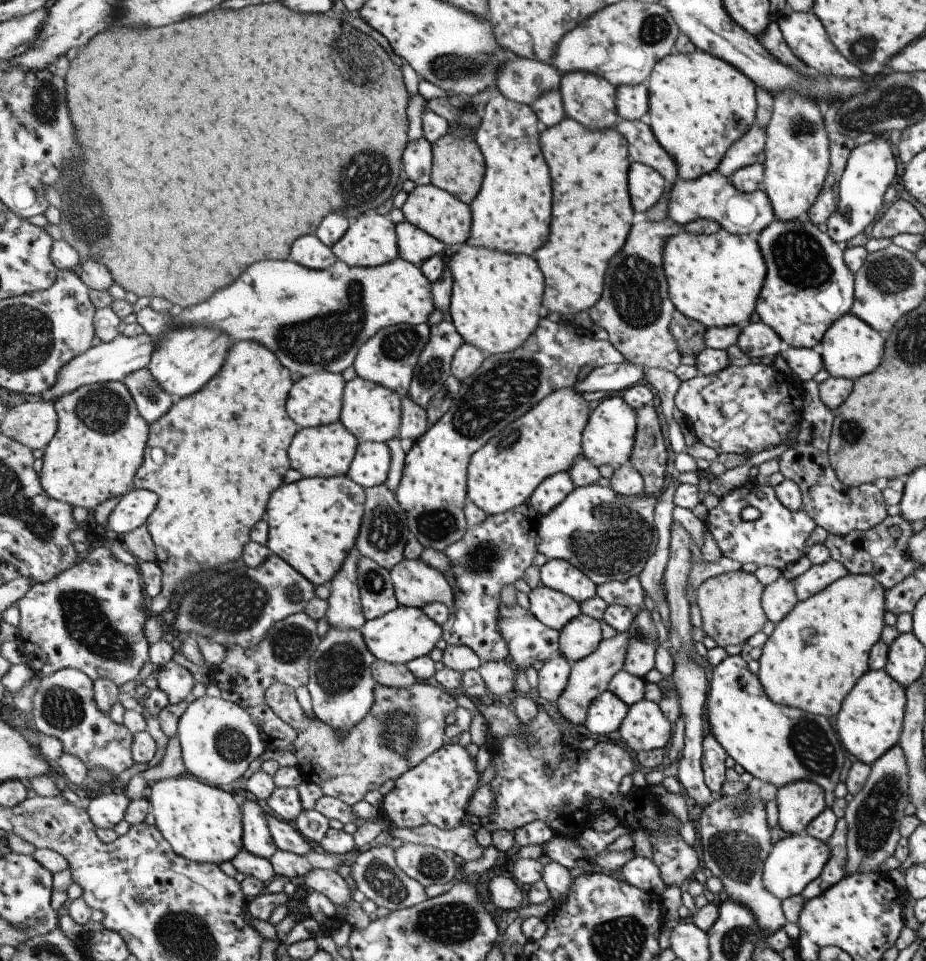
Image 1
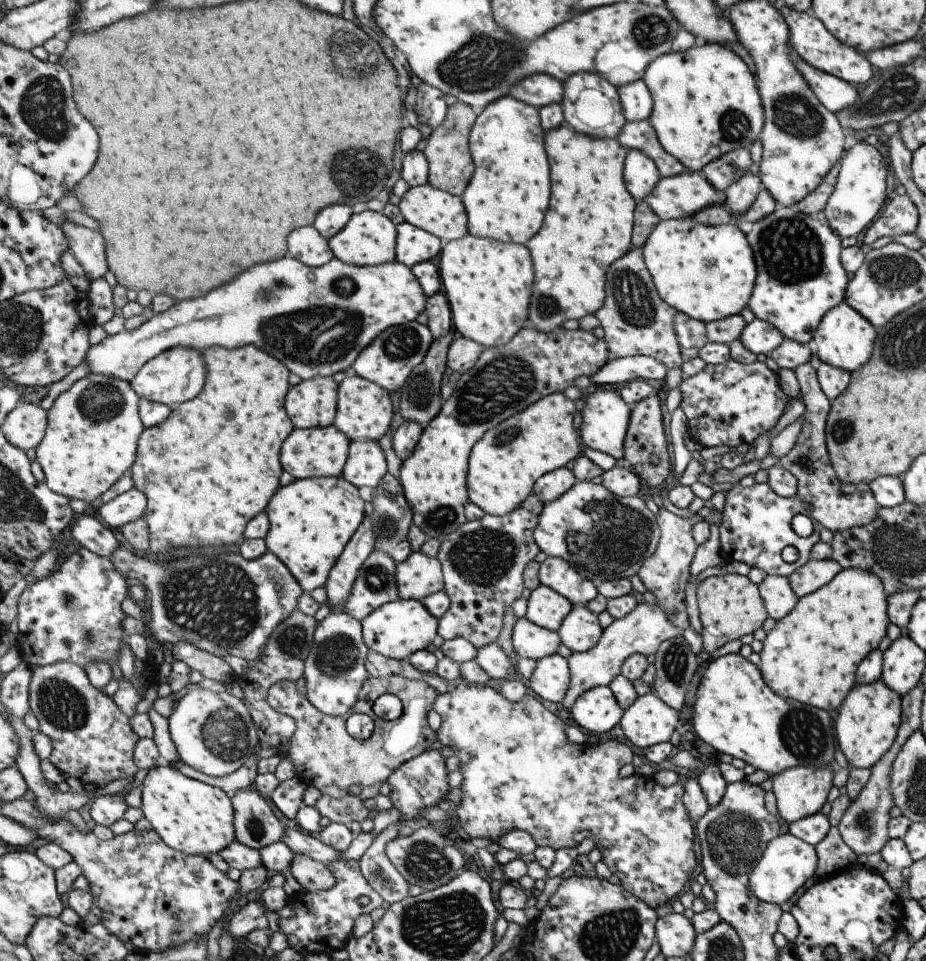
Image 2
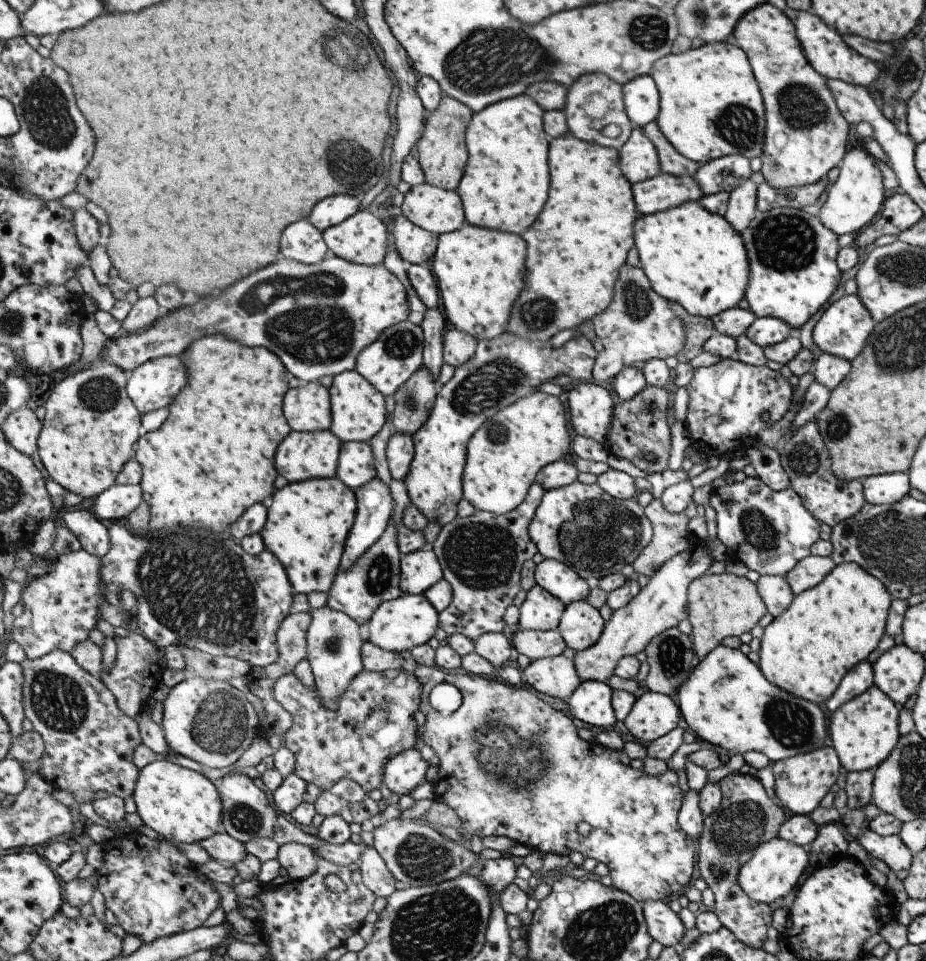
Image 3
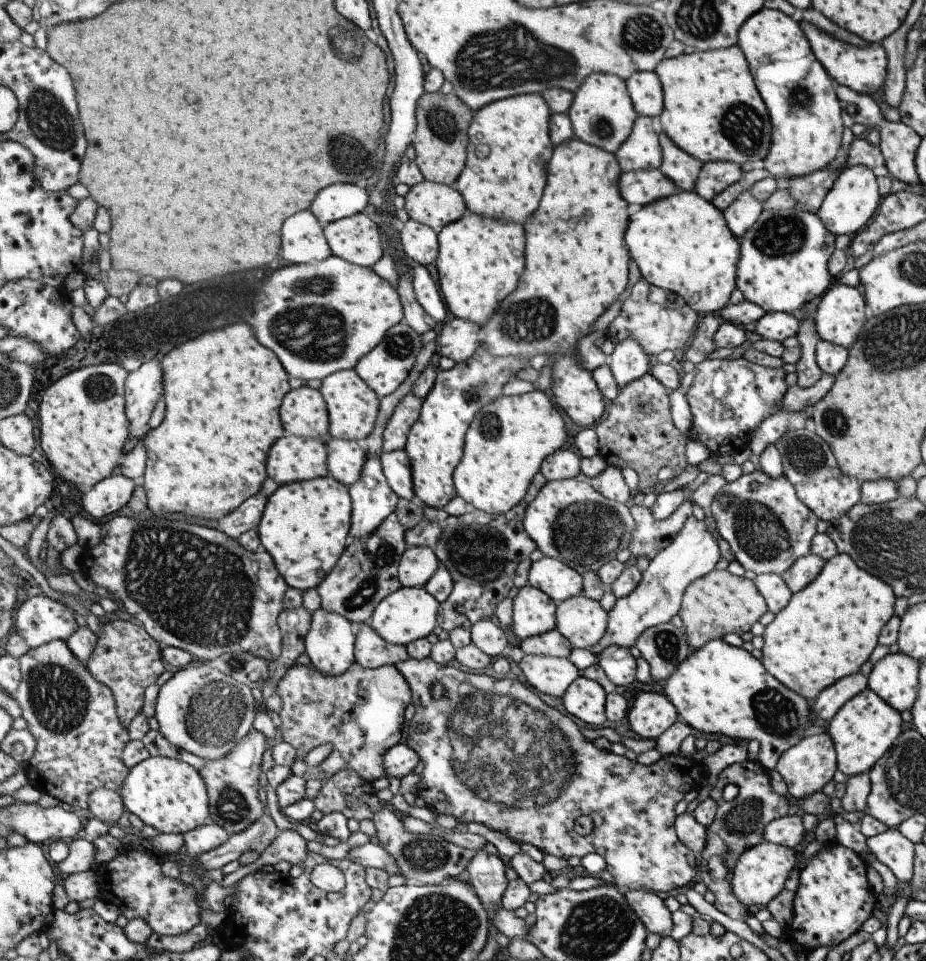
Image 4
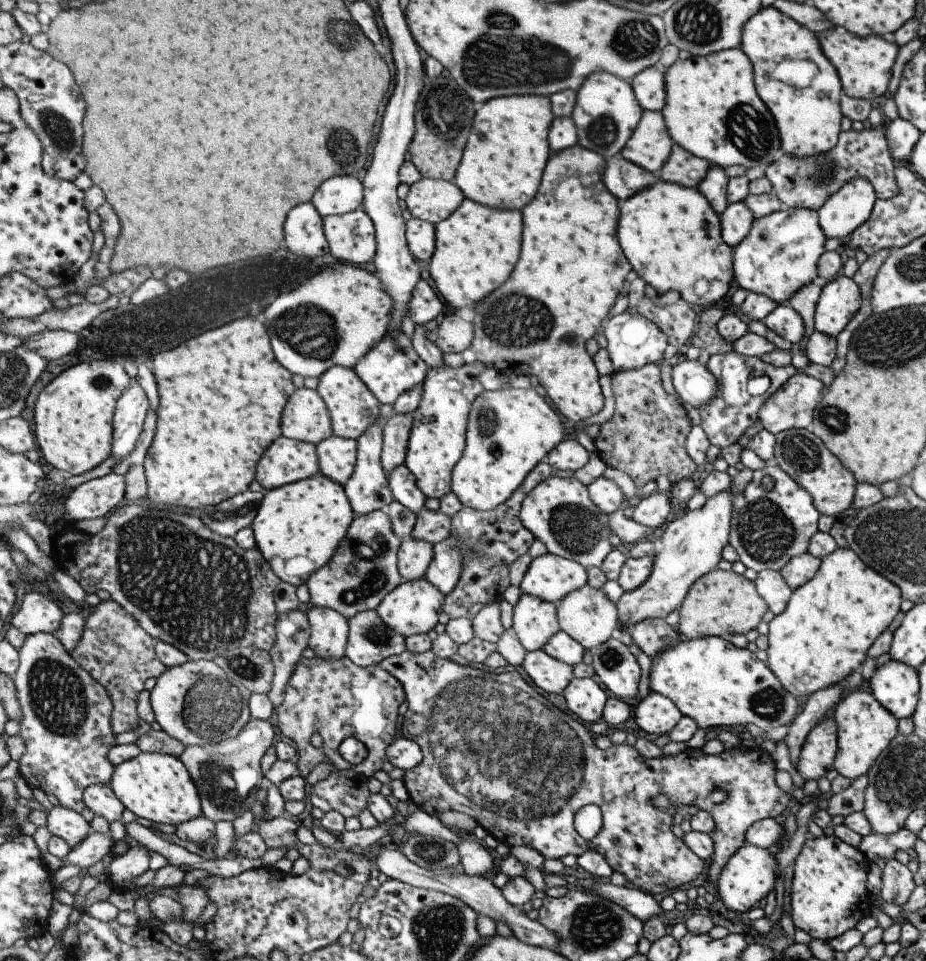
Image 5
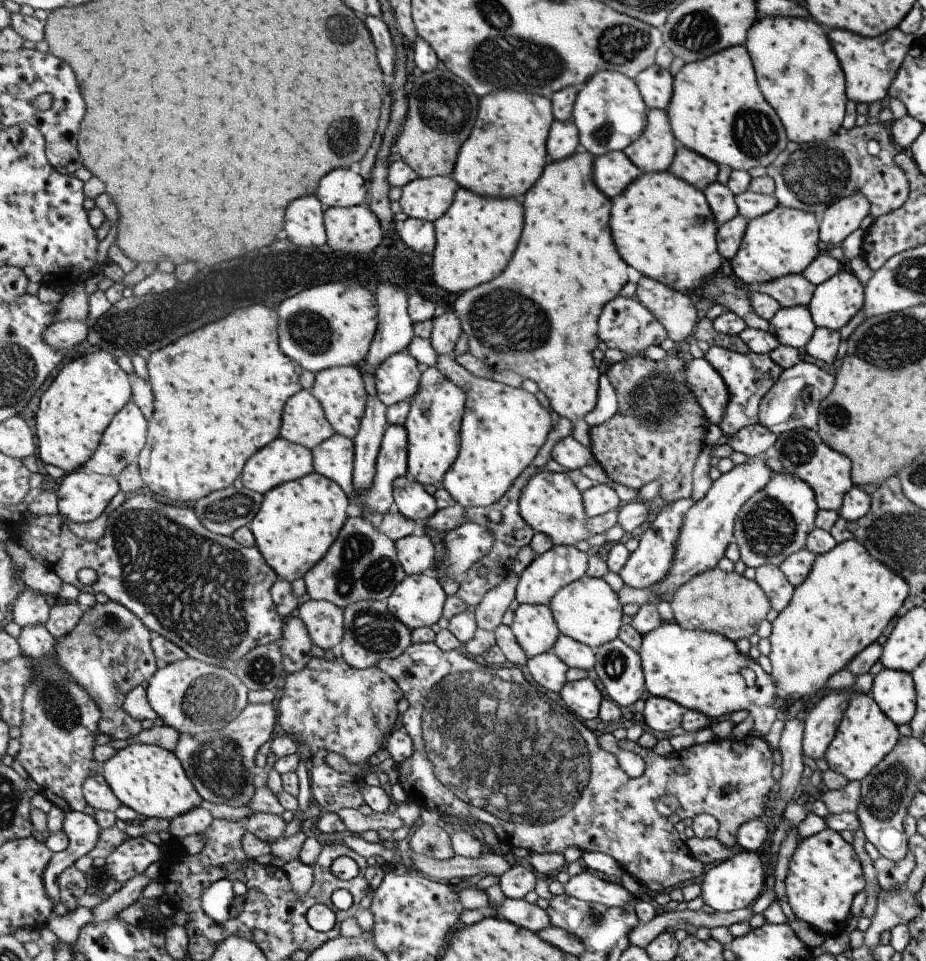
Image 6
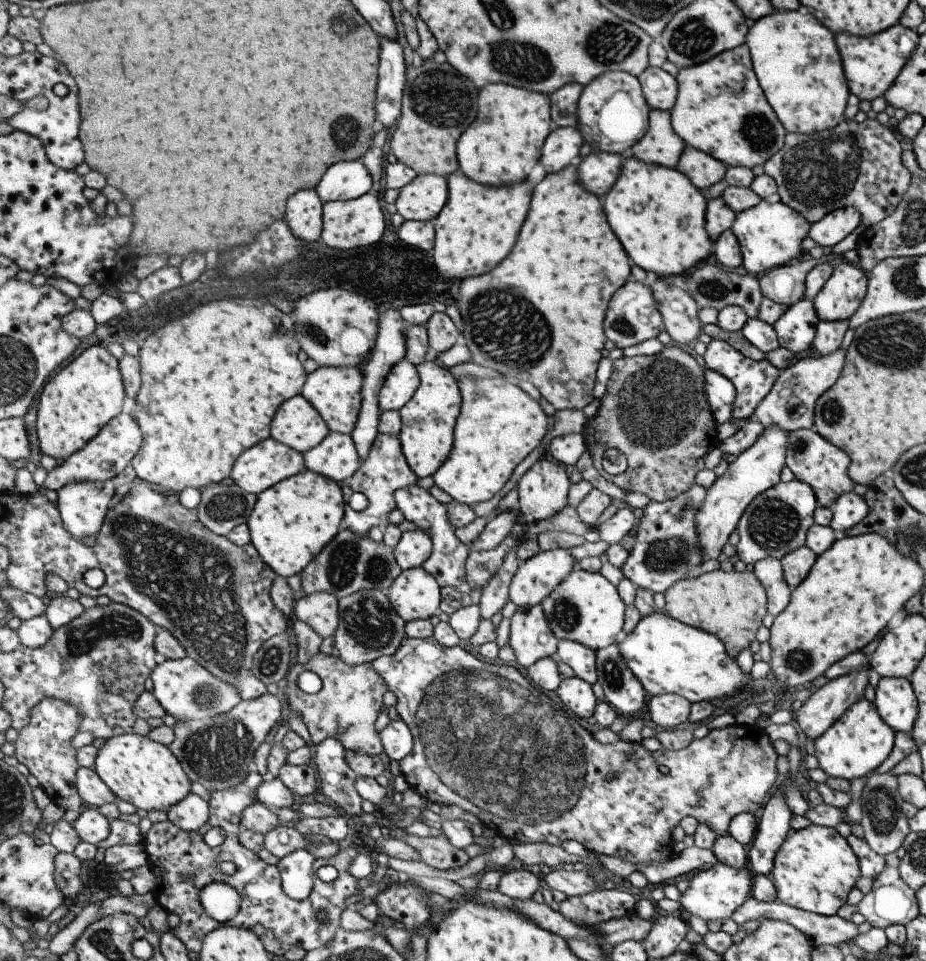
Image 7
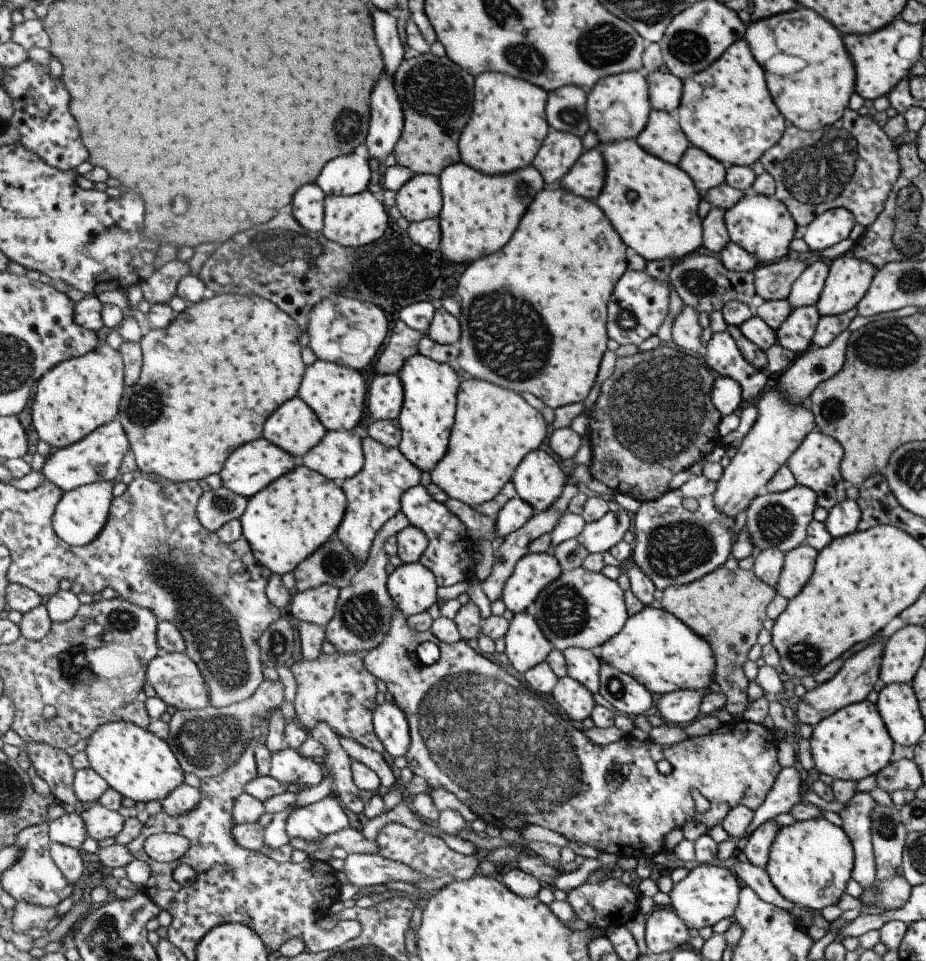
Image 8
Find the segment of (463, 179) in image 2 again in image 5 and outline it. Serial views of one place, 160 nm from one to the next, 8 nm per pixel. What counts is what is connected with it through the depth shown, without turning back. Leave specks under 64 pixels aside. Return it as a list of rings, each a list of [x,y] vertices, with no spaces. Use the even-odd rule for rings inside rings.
[[[442,76],[426,80],[416,112],[416,136],[410,148],[411,160],[423,178],[443,179],[453,183],[472,133],[475,106],[469,94],[465,94],[457,82],[447,82]]]

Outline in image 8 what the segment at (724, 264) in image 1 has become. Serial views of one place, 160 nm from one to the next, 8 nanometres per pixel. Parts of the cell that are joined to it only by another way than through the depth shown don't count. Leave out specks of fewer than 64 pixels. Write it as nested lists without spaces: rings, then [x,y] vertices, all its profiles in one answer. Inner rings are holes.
[[[635,139],[599,146],[608,174],[597,202],[628,246],[645,261],[670,258],[674,262],[704,246],[703,219],[697,214],[703,194],[690,174],[649,154]]]

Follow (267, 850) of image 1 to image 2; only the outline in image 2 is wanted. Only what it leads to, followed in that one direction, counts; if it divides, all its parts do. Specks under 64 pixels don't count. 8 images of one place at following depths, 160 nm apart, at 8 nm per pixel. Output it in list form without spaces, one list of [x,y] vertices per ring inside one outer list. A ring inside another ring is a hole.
[[[254,786],[231,793],[236,809],[236,838],[239,842],[261,850],[279,842],[287,828],[273,814],[269,802]]]

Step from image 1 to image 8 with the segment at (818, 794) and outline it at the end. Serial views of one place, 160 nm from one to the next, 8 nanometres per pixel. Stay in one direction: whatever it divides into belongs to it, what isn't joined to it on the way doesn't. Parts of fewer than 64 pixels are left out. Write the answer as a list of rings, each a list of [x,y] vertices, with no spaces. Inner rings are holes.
[[[879,638],[873,644],[869,644],[869,646],[859,650],[851,657],[845,658],[841,668],[829,680],[822,682],[811,690],[805,691],[800,697],[797,708],[795,708],[794,715],[797,720],[812,727],[840,708],[865,700],[865,696],[872,690],[873,684],[878,678],[878,662],[881,658],[884,642],[885,638]]]

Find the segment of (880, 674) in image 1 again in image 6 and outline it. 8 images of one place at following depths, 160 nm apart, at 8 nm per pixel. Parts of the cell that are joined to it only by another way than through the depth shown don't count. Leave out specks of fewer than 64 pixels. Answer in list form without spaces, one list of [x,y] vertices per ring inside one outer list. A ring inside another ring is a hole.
[[[853,694],[835,730],[833,740],[823,754],[823,760],[829,770],[841,774],[848,781],[860,782],[891,751],[899,738],[896,725],[881,713],[869,694]]]

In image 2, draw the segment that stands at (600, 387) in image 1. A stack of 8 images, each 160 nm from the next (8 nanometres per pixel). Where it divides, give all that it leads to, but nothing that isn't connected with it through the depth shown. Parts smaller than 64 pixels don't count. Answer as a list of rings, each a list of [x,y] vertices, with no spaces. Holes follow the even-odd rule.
[[[647,355],[621,357],[609,361],[590,380],[597,386],[616,384],[621,387],[635,379],[645,379],[658,385],[667,376],[667,370],[662,362]]]

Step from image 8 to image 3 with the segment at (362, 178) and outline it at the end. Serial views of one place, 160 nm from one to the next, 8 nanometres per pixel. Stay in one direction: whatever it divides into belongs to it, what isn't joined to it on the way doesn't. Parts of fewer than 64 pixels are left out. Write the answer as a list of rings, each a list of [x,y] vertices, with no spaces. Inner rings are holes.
[[[337,195],[319,202],[308,218],[322,233],[351,218],[359,211],[359,200],[353,195]]]

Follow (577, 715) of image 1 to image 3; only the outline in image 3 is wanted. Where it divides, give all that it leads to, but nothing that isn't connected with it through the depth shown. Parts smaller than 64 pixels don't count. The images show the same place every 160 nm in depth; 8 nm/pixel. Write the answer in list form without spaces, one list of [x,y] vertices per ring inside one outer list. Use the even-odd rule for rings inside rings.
[[[693,544],[685,552],[668,560],[649,580],[648,584],[627,605],[612,613],[606,622],[604,634],[595,646],[584,651],[576,651],[574,662],[583,681],[608,682],[615,676],[616,668],[622,658],[645,652],[646,648],[666,630],[678,627],[689,618],[688,590],[692,582],[703,576],[711,560],[707,556],[704,544]]]

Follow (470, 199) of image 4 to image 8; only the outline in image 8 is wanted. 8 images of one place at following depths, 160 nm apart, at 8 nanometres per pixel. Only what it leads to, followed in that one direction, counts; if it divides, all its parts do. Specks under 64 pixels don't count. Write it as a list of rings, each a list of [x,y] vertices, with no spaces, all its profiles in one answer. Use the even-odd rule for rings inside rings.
[[[505,73],[481,74],[475,88],[475,114],[460,140],[462,162],[486,175],[506,175],[533,165],[552,129],[548,123],[547,92],[543,87]]]

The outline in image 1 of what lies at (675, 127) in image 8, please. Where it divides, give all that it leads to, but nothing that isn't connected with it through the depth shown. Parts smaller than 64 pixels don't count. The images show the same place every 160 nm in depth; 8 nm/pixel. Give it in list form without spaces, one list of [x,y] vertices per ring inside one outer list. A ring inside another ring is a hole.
[[[633,162],[629,177],[632,206],[640,218],[661,200],[669,182],[657,170],[637,162]]]

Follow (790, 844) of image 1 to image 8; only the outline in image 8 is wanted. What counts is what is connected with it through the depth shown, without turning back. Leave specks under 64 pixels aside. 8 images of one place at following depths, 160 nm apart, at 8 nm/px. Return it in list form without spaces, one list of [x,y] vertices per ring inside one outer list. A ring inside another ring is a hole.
[[[702,865],[692,869],[689,874],[669,893],[670,907],[685,921],[689,928],[698,930],[711,927],[721,918],[729,918],[736,910],[739,884],[728,869],[719,865]]]

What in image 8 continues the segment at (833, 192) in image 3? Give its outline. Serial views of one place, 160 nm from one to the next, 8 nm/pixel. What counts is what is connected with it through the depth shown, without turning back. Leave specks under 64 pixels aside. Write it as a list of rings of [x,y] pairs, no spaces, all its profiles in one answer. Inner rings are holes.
[[[829,209],[817,215],[803,232],[803,242],[809,250],[819,253],[823,248],[847,238],[854,224],[853,215],[845,209]]]

